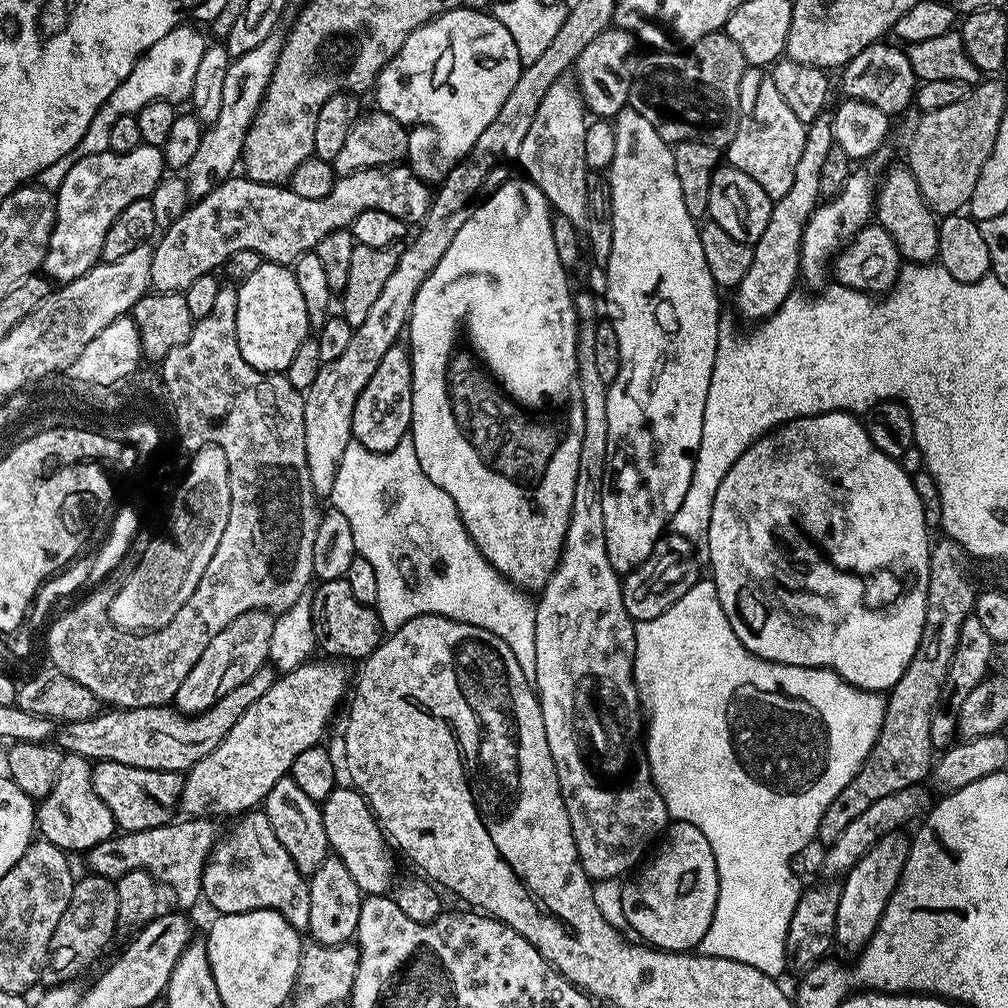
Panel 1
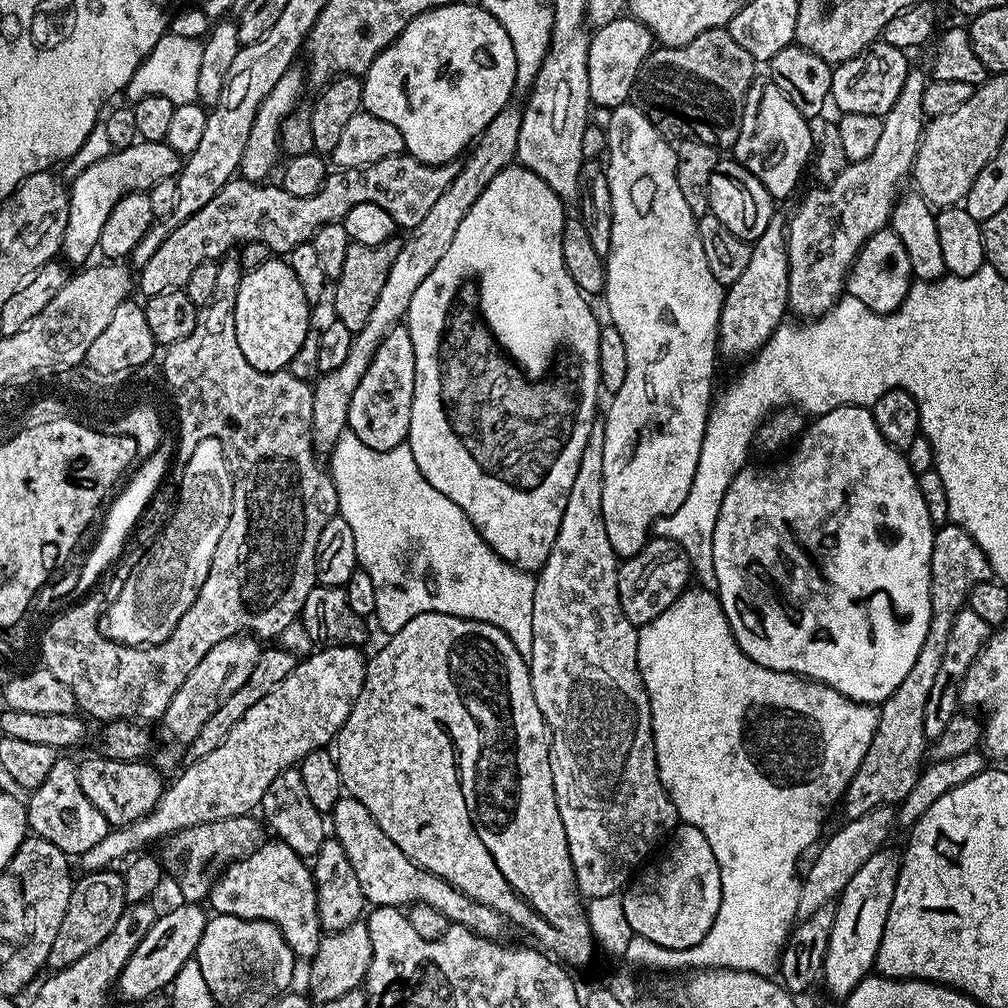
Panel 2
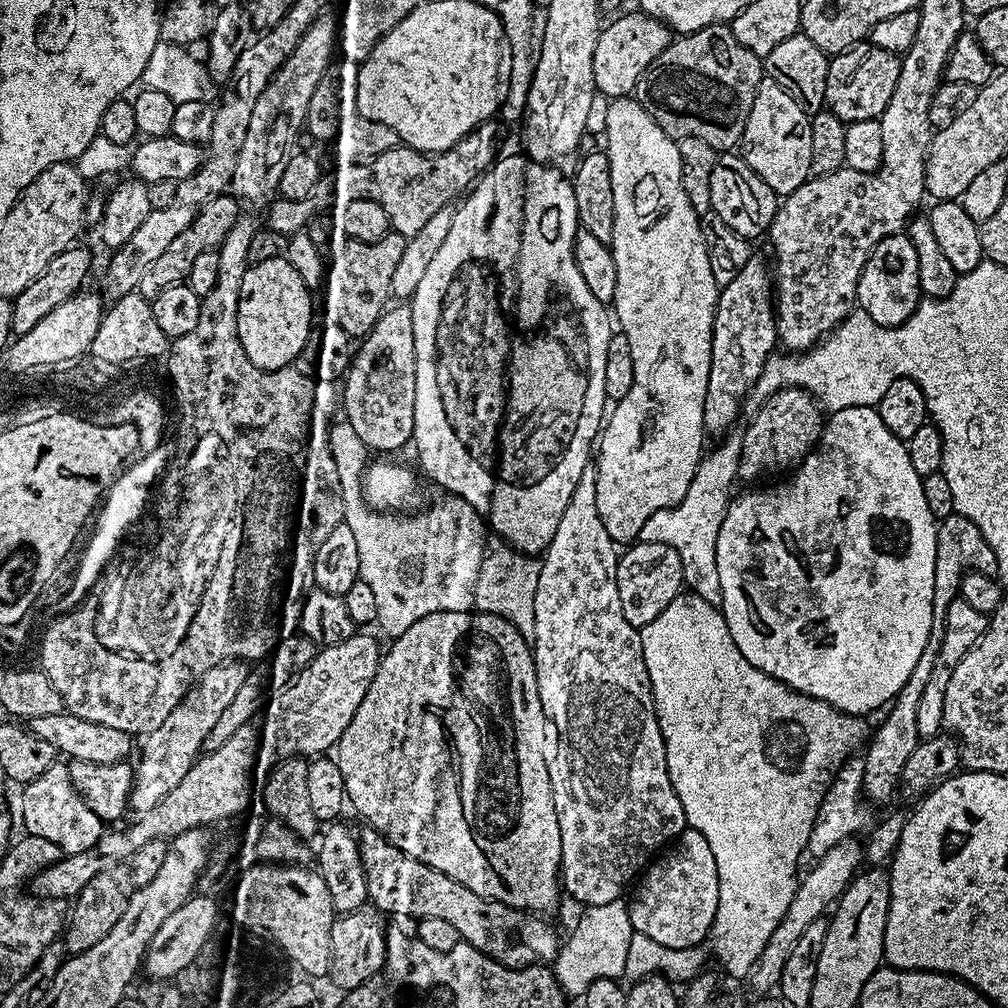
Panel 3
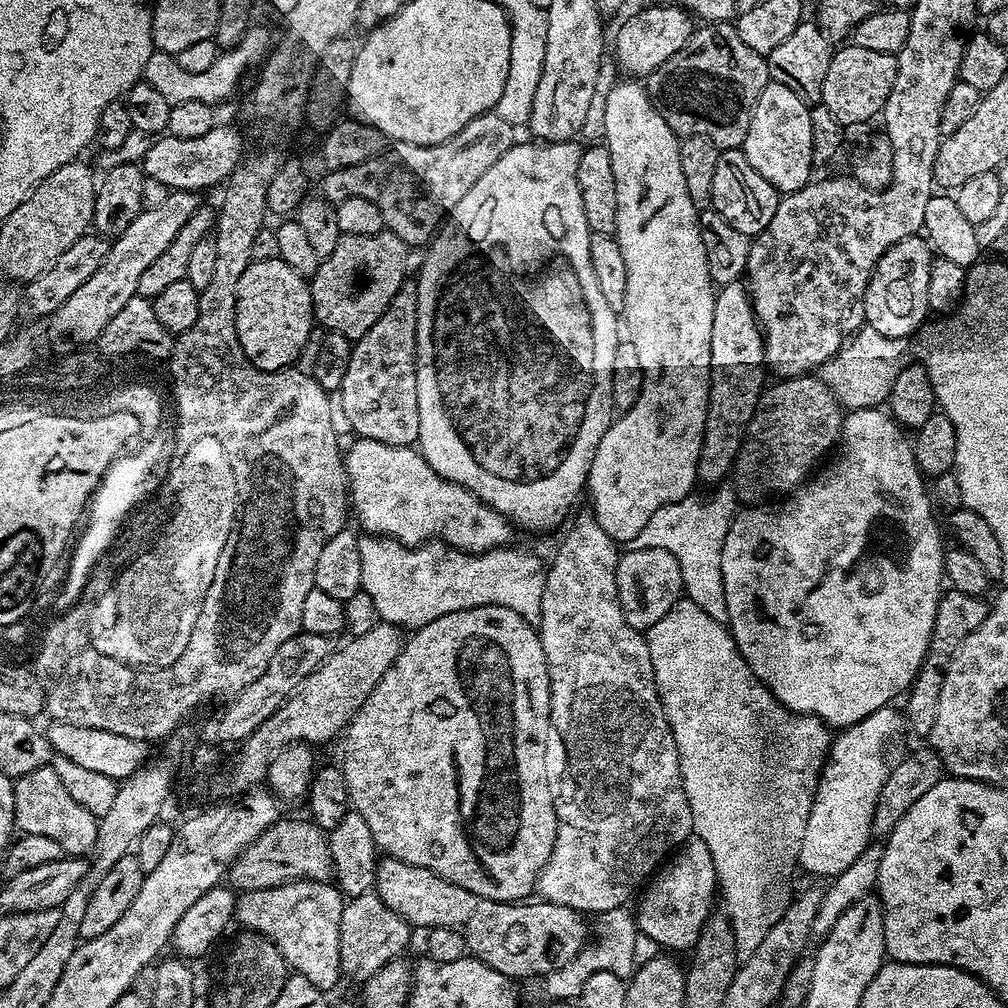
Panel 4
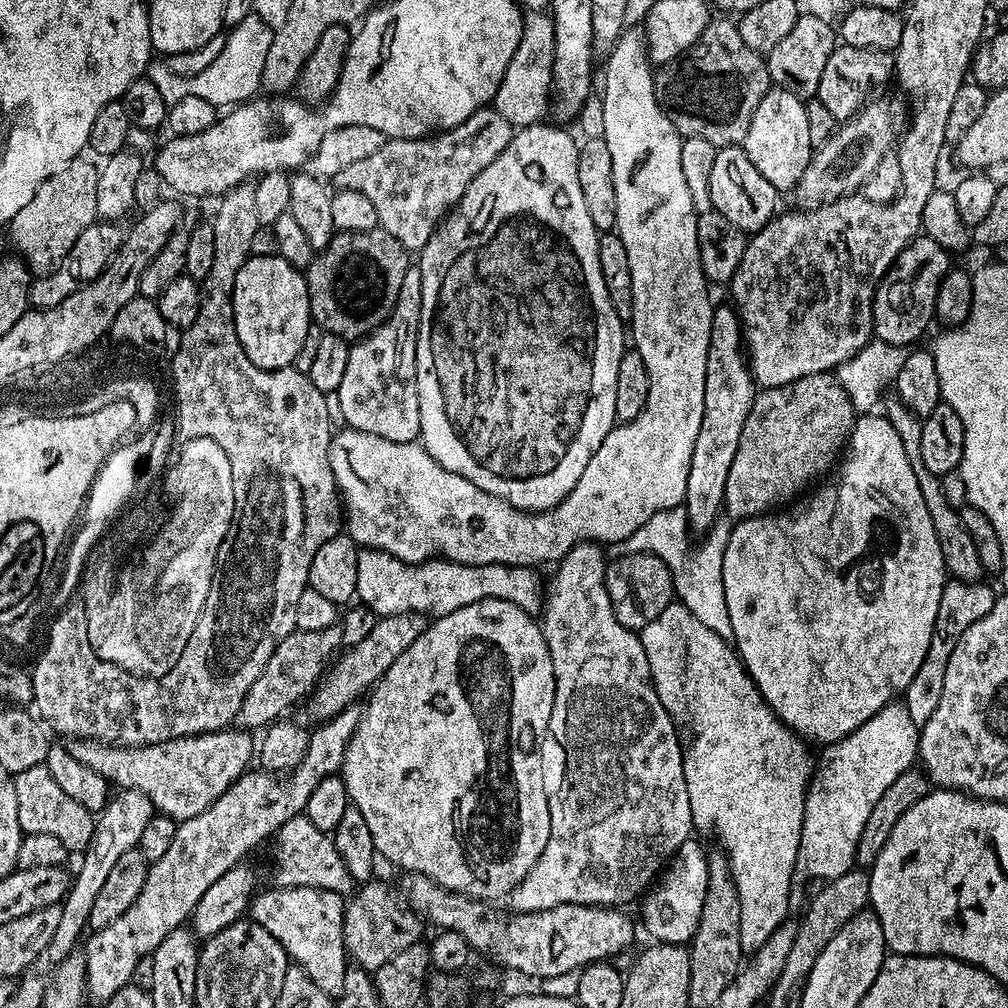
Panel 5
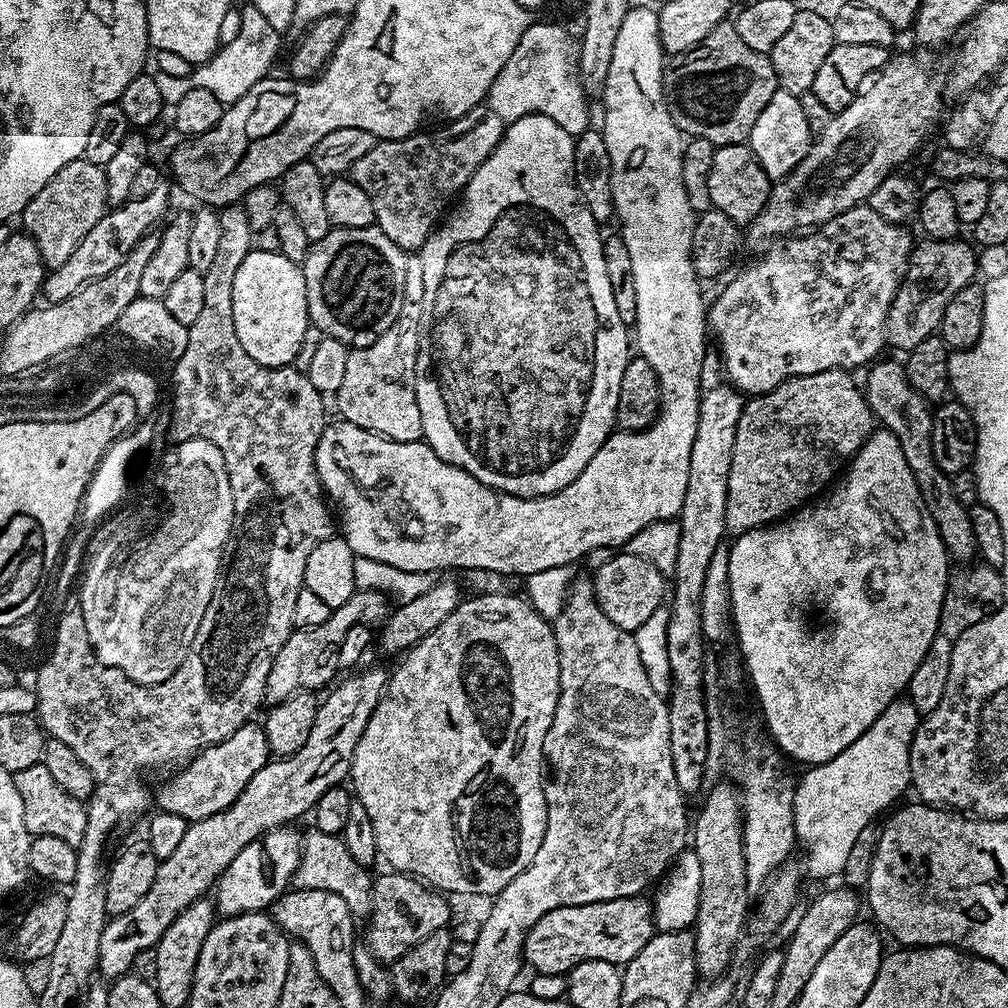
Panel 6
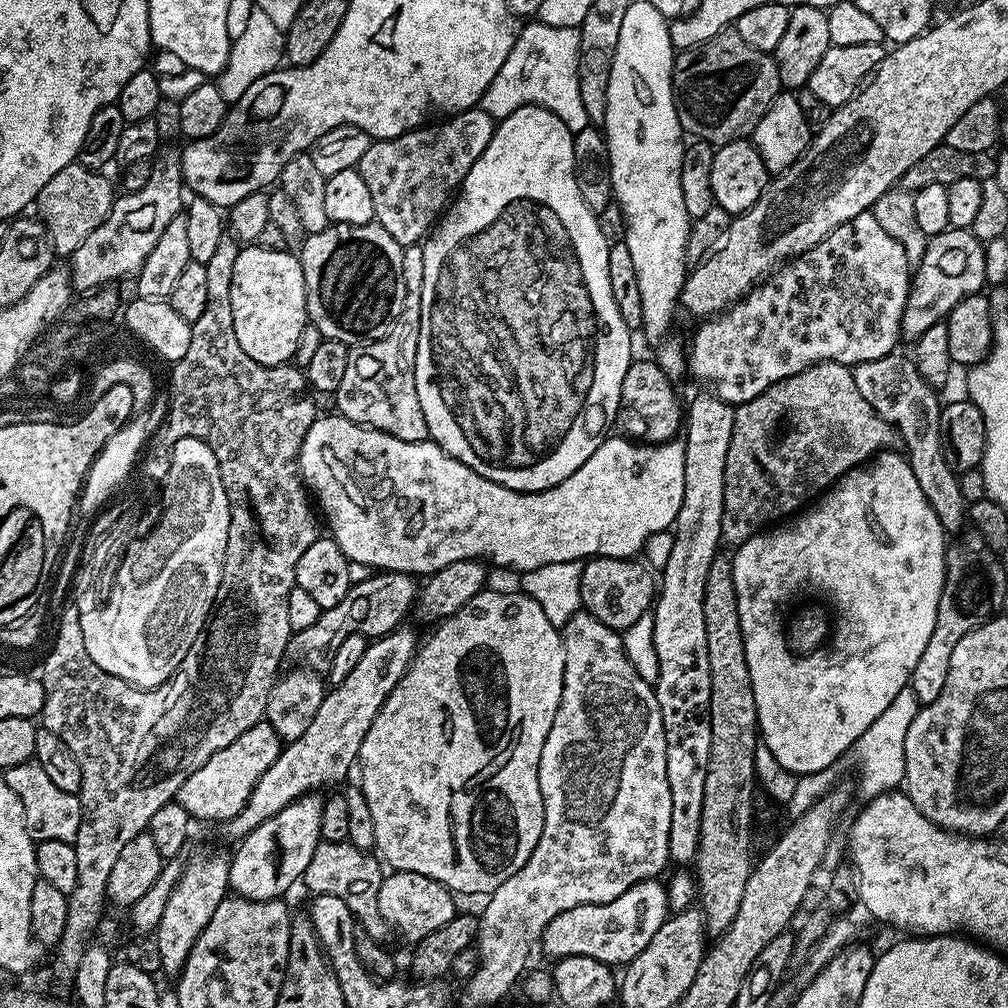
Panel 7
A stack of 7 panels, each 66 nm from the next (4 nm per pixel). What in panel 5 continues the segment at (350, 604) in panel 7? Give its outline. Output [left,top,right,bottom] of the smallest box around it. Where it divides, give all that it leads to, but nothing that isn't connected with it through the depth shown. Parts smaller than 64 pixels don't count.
[234,623,342,730]

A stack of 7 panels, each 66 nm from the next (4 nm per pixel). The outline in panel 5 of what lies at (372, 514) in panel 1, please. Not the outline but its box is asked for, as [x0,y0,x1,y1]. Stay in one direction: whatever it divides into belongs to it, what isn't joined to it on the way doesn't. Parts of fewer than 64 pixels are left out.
[357,548,545,618]

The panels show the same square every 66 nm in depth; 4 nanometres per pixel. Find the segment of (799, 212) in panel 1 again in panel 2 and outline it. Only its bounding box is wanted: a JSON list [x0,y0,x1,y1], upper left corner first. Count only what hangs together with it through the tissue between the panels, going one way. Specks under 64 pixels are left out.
[718,214,788,361]

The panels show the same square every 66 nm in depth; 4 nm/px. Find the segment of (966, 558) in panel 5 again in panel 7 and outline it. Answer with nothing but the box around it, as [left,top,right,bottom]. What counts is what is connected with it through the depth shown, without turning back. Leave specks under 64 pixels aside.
[852,354,966,534]

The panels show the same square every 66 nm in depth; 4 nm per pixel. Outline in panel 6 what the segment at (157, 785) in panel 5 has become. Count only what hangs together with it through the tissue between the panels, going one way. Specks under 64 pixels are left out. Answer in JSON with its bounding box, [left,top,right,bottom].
[154,722,270,822]

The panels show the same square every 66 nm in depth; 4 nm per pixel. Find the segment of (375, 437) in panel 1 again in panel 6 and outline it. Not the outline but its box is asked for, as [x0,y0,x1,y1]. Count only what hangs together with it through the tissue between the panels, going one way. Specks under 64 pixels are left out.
[334,254,424,442]

